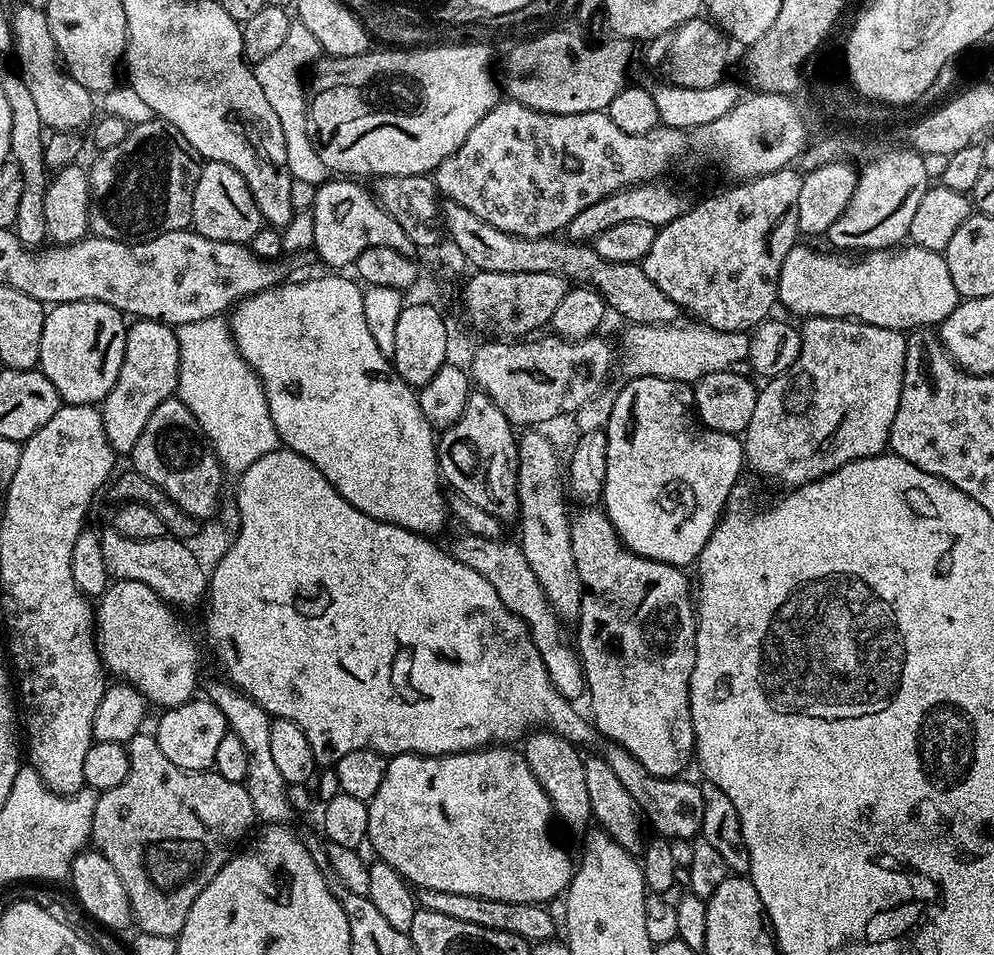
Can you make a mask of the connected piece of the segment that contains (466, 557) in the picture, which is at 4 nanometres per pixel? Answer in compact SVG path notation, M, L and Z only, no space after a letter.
M463 535L450 545L453 558L478 570L478 574L482 574L482 578L486 578L486 582L494 586L498 598L502 598L505 606L527 626L529 636L540 651L540 657L546 666L552 685L566 699L573 702L579 701L579 696L583 697L586 692L584 670L579 655L573 651L570 644L568 649L568 644L560 633L561 621L557 620L556 615L552 613L552 607L544 596L542 586L538 586L538 578L534 578L534 570L530 570L519 543L512 541L511 544L510 541L504 540L505 538L487 540L481 536Z

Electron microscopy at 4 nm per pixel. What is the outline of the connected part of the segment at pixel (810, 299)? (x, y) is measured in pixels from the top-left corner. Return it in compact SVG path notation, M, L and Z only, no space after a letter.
M803 246L792 248L790 254L786 254L786 262L782 262L779 303L797 312L800 318L839 316L903 333L938 326L962 299L954 286L954 278L950 278L941 253L915 246L904 247L872 250L859 258L831 251L815 252Z

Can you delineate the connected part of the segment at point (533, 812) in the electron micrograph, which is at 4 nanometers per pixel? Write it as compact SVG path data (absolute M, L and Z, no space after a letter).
M485 746L474 752L455 752L449 756L394 756L388 760L386 775L382 777L382 786L374 794L368 805L368 838L375 855L384 860L391 868L417 889L450 890L450 894L474 894L482 898L494 898L502 902L526 902L527 904L544 904L561 895L567 889L574 875L574 860L571 860L556 845L548 823L553 823L552 807L548 796L542 790L538 778L530 770L528 761L512 746Z

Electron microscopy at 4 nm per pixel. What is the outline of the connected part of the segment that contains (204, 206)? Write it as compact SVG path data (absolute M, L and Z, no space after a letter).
M221 160L207 161L201 167L198 186L194 186L191 227L200 236L231 244L247 245L254 238L254 234L258 234L258 230L262 227L260 211L254 202L254 194L250 194L250 186L246 186L246 178L242 178L238 170L226 166Z

